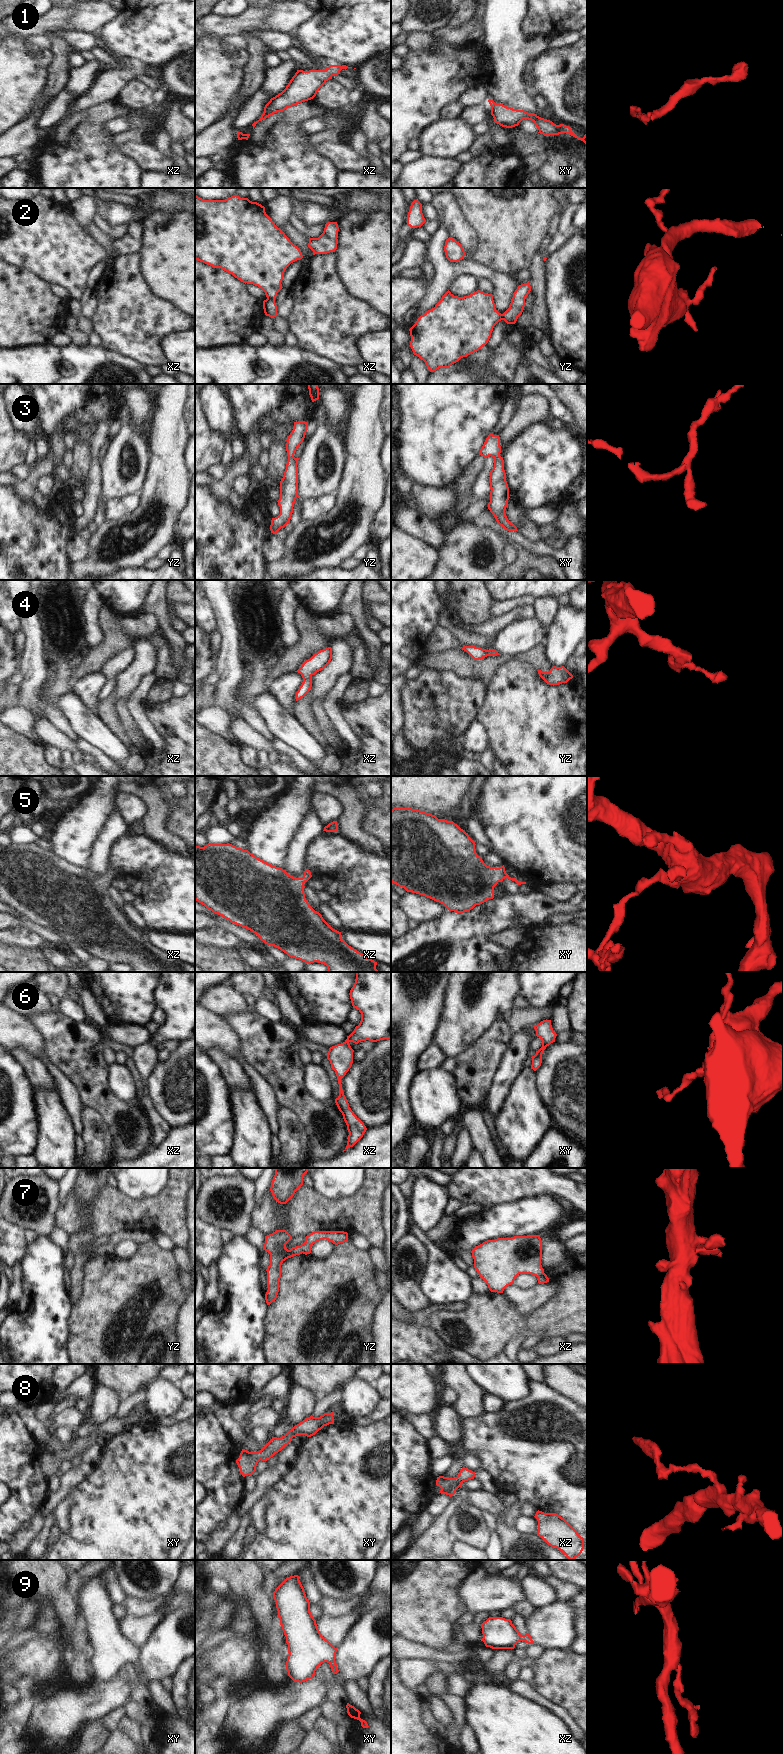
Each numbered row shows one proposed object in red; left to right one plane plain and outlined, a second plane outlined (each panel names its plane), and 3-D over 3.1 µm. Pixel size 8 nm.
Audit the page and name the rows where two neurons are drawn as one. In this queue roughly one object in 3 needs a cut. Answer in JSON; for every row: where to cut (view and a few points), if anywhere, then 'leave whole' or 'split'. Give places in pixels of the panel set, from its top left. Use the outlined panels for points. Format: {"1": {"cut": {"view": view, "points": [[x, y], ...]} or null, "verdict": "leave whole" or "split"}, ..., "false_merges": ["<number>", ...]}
{"1": {"cut": null, "verdict": "leave whole"}, "2": {"cut": {"view": "xz", "points": [[267, 298], [274, 300]]}, "verdict": "split"}, "3": {"cut": null, "verdict": "leave whole"}, "4": {"cut": null, "verdict": "leave whole"}, "5": {"cut": null, "verdict": "leave whole"}, "6": {"cut": null, "verdict": "leave whole"}, "7": {"cut": null, "verdict": "leave whole"}, "8": {"cut": null, "verdict": "leave whole"}, "9": {"cut": null, "verdict": "leave whole"}, "false_merges": ["2"]}

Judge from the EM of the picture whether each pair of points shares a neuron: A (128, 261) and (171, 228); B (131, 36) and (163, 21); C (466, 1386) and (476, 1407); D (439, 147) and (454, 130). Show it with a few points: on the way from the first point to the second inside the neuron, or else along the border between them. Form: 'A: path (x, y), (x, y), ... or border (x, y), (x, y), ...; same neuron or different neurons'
A: border (138, 252), (140, 257), (140, 273), (143, 276); different neurons
B: path (139, 35), (149, 35), (155, 29); same neuron
C: path (468, 1391), (471, 1395), (471, 1402); same neuron
D: path (442, 143), (451, 134); same neuron

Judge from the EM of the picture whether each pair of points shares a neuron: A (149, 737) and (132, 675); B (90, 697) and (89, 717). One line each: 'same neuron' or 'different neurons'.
A: different neurons
B: different neurons

